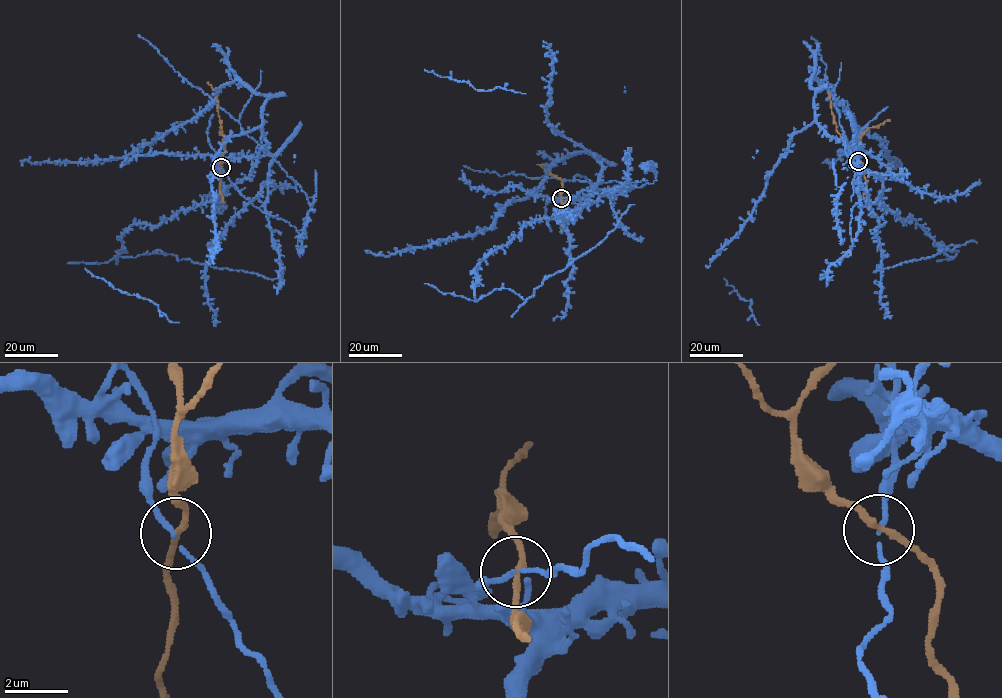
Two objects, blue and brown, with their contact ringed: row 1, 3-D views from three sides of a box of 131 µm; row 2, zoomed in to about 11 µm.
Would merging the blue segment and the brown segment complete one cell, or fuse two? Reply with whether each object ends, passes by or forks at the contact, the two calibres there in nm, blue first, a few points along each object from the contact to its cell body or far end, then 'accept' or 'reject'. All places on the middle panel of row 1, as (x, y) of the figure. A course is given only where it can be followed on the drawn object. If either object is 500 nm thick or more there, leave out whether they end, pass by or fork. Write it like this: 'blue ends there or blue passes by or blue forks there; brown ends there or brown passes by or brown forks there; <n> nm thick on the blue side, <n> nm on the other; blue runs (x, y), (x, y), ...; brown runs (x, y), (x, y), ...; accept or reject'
blue passes by; brown passes by; 120 nm thick on the blue side, 190 nm on the other; blue runs (561, 197), (597, 189), (570, 220), (527, 222), (491, 251), (473, 300), (504, 287), (530, 297), (634, 205); brown runs (561, 197), (562, 181), (537, 165); reject

